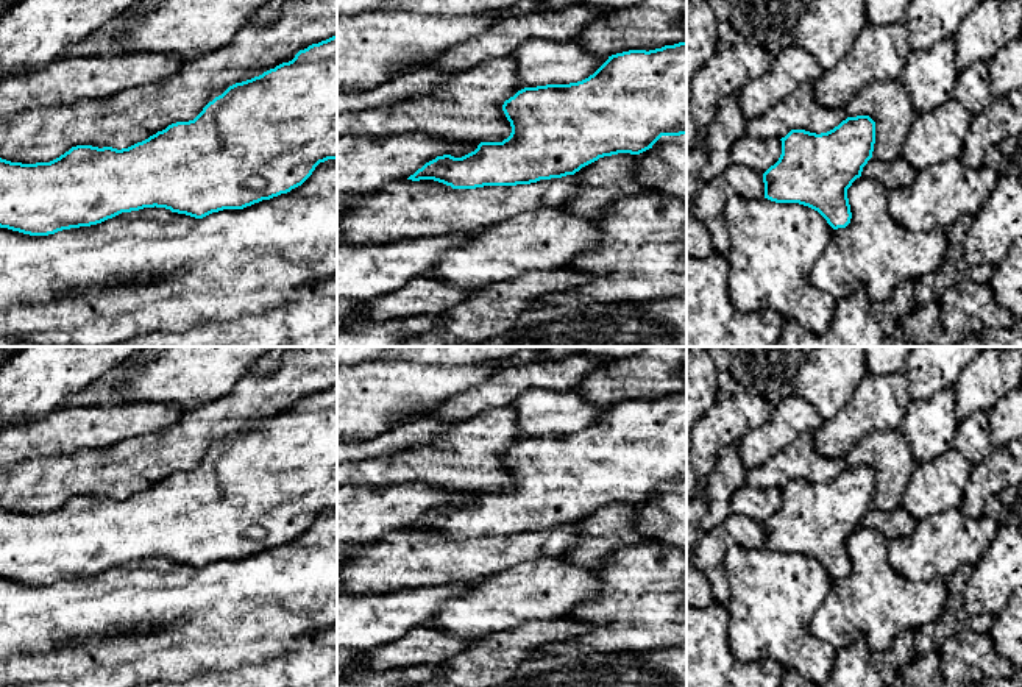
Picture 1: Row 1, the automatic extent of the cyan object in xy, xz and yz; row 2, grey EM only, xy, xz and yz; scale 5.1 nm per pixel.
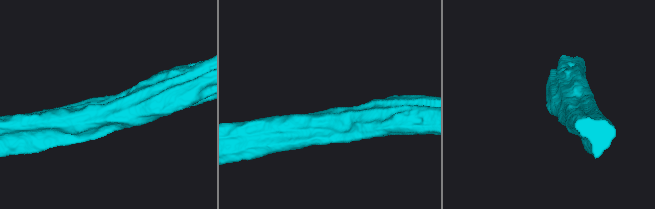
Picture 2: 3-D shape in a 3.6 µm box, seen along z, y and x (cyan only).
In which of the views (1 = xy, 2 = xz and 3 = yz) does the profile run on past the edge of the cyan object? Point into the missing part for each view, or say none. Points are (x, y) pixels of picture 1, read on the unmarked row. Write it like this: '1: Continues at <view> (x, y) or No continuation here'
1: No continuation here
2: No continuation here
3: No continuation here

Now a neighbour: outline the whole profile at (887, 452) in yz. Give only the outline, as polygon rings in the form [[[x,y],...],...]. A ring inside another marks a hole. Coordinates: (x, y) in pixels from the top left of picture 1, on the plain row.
[[[900,429],[872,431],[849,451],[844,461],[849,467],[869,465],[875,472],[872,507],[883,512],[902,507],[917,459]]]

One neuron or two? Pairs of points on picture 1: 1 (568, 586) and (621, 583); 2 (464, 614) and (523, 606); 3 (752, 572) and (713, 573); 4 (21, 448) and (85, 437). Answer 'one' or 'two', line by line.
1: two
2: one
3: two
4: one

